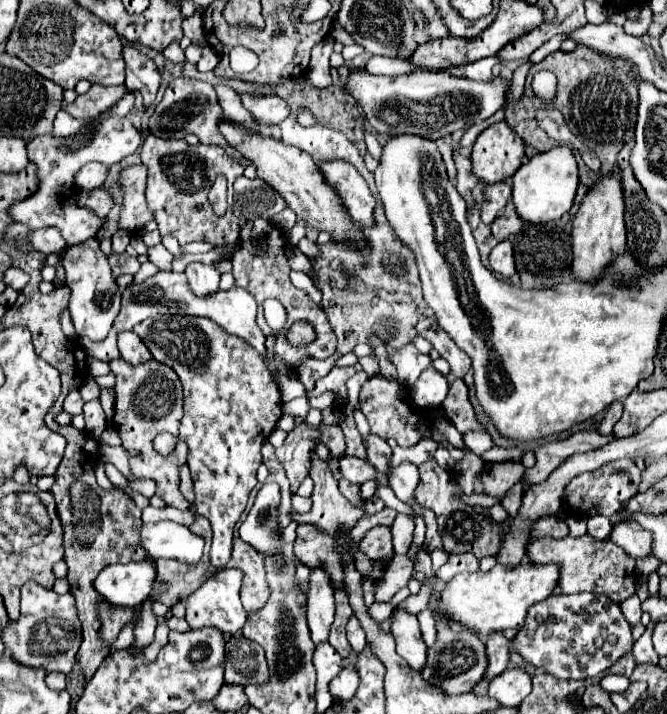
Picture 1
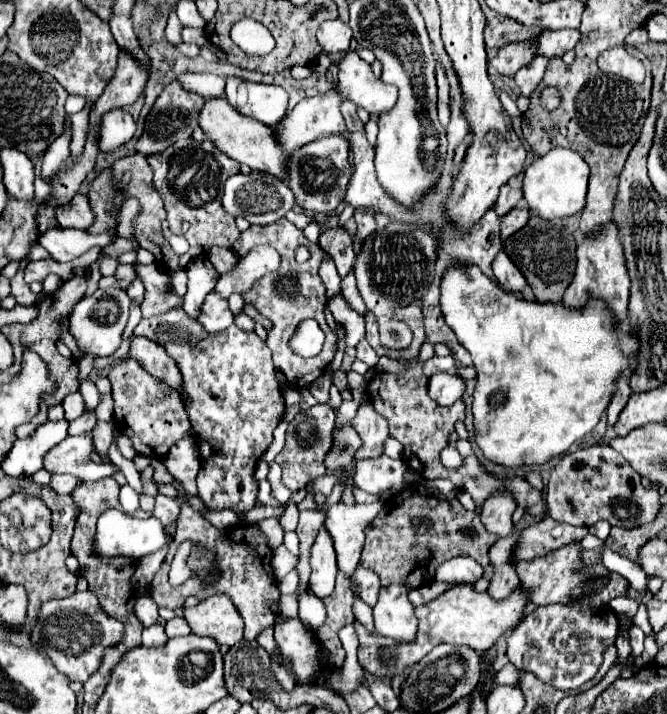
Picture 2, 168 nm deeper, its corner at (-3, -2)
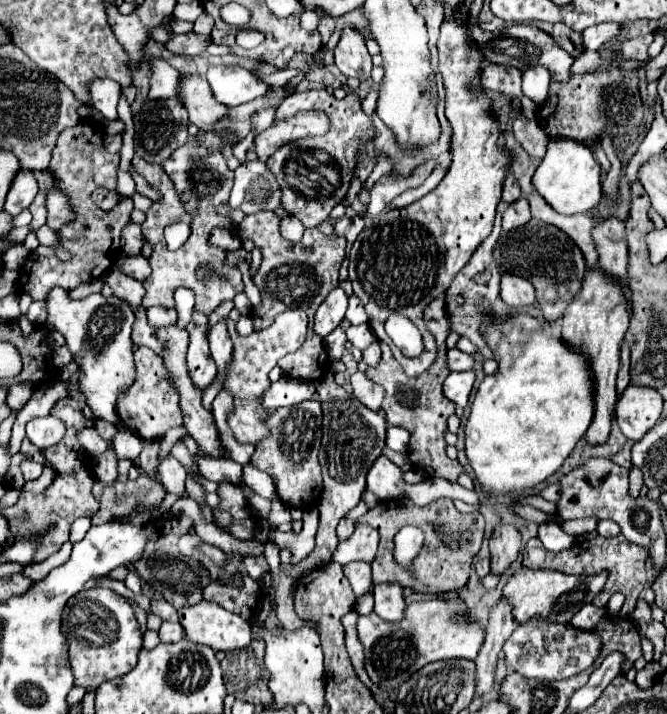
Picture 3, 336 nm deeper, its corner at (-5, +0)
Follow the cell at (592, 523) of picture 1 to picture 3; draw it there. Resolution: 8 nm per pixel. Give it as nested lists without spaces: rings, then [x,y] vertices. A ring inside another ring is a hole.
[[[602,519],[598,523],[598,529],[596,529],[602,537],[610,538],[620,534],[620,527],[614,523],[614,521],[608,521],[608,519]]]

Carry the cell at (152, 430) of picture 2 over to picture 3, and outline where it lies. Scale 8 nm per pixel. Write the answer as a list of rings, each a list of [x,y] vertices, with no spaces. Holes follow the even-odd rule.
[[[138,347],[134,351],[134,361],[136,361],[136,381],[130,387],[130,391],[126,391],[126,395],[118,399],[118,413],[126,427],[142,435],[142,439],[152,439],[182,423],[182,411],[178,405],[180,397],[176,387],[172,385],[170,373],[160,355],[156,355],[148,347]]]

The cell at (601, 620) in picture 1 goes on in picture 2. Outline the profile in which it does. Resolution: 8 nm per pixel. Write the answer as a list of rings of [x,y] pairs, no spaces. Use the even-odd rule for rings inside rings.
[[[544,605],[528,613],[528,617],[508,635],[506,655],[520,671],[534,673],[556,689],[578,689],[582,683],[594,679],[602,665],[604,651],[616,641],[618,629],[618,617],[608,607]]]

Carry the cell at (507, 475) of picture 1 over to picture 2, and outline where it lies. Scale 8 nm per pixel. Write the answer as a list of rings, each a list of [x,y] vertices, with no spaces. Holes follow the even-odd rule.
[[[500,489],[496,493],[492,493],[492,497],[488,497],[482,505],[482,523],[490,533],[496,533],[500,537],[508,535],[514,527],[512,523],[512,513],[516,509],[516,501],[512,497],[510,491]]]

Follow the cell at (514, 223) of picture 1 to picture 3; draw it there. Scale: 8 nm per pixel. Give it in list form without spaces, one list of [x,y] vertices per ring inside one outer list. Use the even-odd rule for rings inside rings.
[[[520,197],[514,203],[510,203],[508,209],[502,213],[502,227],[504,227],[504,231],[510,231],[514,227],[522,227],[528,221],[530,221],[530,205],[526,203],[524,197]]]

